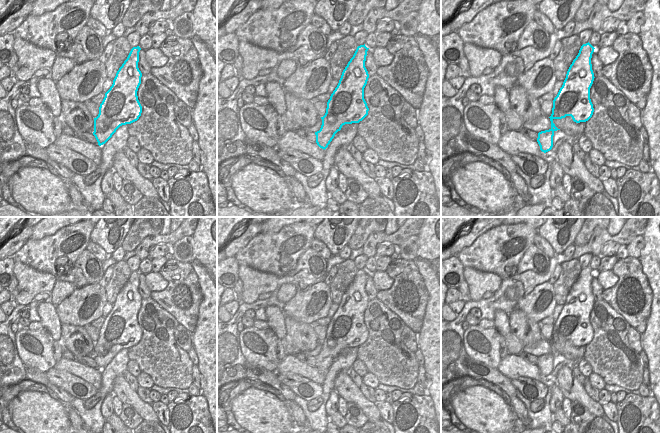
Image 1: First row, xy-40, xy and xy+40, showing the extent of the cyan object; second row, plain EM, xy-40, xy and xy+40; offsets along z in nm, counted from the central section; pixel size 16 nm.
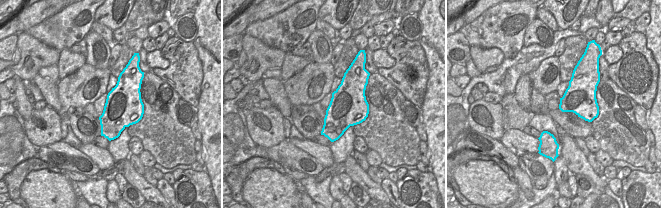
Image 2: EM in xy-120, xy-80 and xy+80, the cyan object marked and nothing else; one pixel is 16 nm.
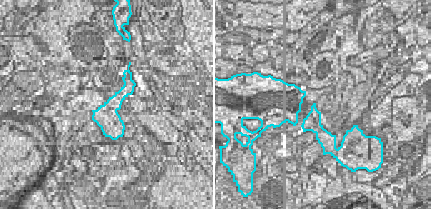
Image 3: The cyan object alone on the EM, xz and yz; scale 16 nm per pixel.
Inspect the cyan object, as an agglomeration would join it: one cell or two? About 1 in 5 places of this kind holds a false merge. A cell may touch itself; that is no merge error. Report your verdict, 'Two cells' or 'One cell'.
One cell.

